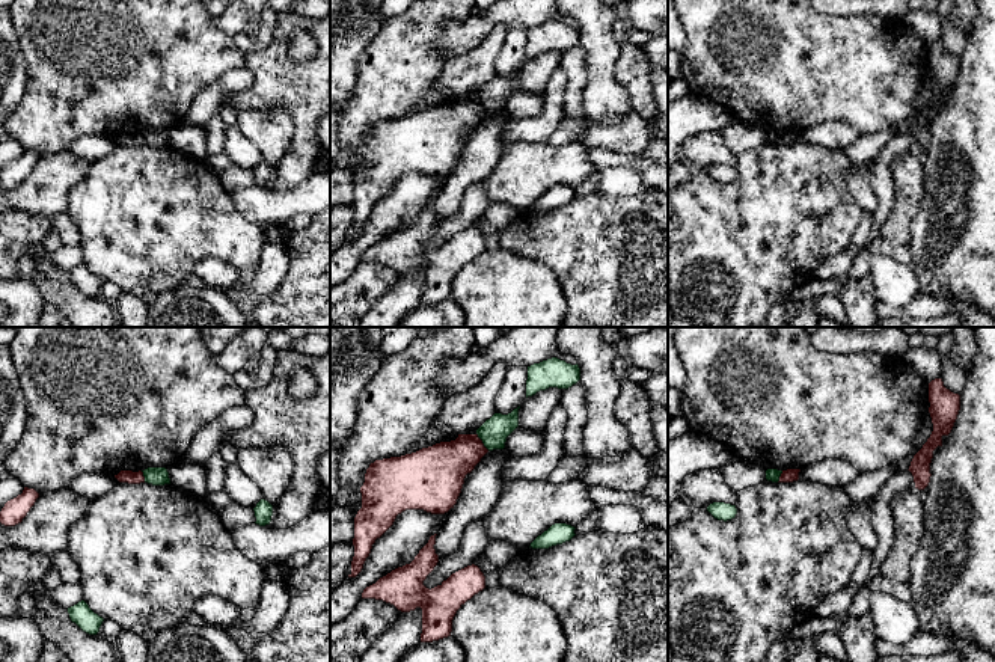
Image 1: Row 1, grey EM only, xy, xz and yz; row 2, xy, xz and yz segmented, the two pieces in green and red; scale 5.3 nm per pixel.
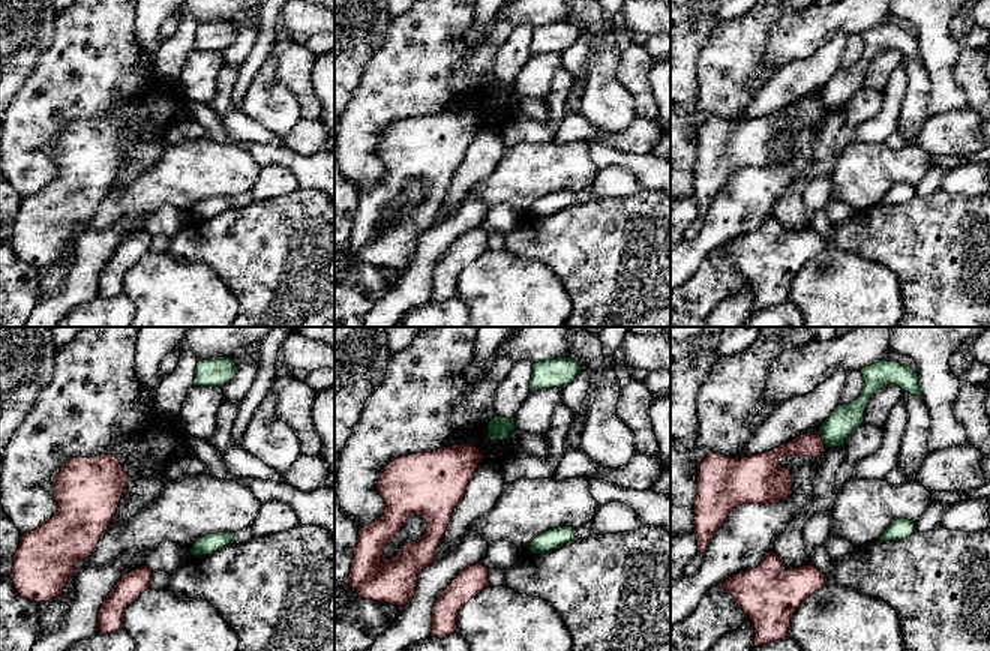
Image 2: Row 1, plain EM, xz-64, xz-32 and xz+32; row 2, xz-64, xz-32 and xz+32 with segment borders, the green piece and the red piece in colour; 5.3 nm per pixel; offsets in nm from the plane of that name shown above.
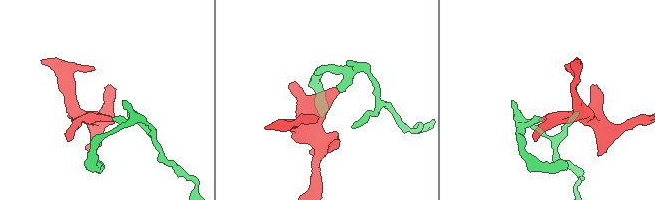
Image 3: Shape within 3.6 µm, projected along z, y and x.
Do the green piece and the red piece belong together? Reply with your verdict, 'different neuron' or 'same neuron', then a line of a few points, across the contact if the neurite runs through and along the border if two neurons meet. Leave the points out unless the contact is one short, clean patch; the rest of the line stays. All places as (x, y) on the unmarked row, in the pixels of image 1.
different neuron; line xz (477, 95), (489, 112)

